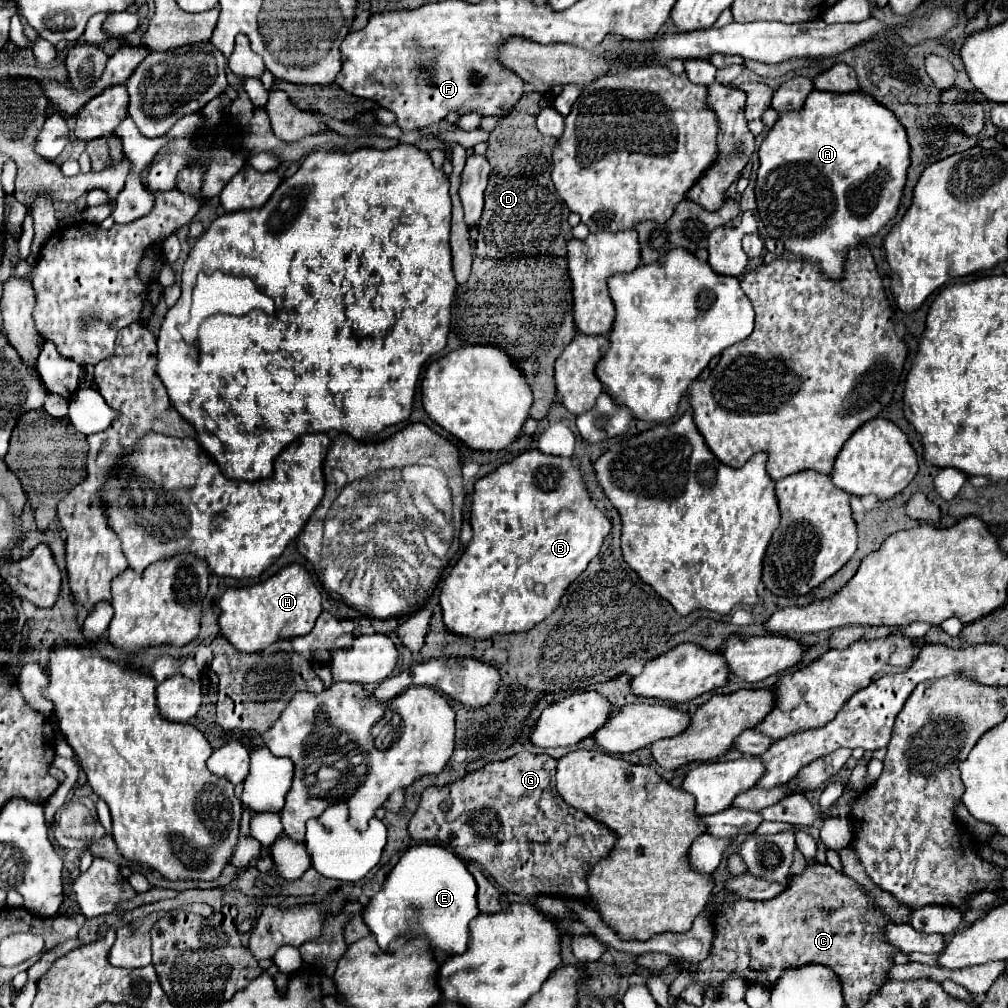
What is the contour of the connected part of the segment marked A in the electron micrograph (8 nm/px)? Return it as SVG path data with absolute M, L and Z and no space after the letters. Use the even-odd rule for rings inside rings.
M813 89L809 93L809 97L805 99L805 105L795 111L795 113L783 113L777 123L771 127L771 131L767 133L767 137L763 139L761 147L759 147L759 159L761 159L761 167L757 171L757 209L759 209L759 219L765 223L767 235L773 239L779 239L785 249L789 249L795 255L807 257L811 261L817 261L823 269L825 275L829 275L831 279L839 279L843 273L843 257L847 253L847 249L859 245L863 239L875 235L879 229L883 229L891 217L895 217L897 207L901 203L901 193L903 193L903 185L907 179L907 165L909 165L909 145L907 145L907 137L903 133L903 129L899 127L899 121L895 119L895 115L889 109L883 109L877 101L871 101L871 97L867 97L867 93L827 93L827 91L817 91Z

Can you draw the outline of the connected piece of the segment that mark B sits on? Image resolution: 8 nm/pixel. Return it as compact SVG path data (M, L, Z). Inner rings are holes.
M531 449L477 479L471 505L473 539L445 579L439 595L443 623L459 637L491 639L493 635L525 633L557 607L567 587L587 569L611 531L609 519L597 511L583 485L581 471L569 457L545 455Z

